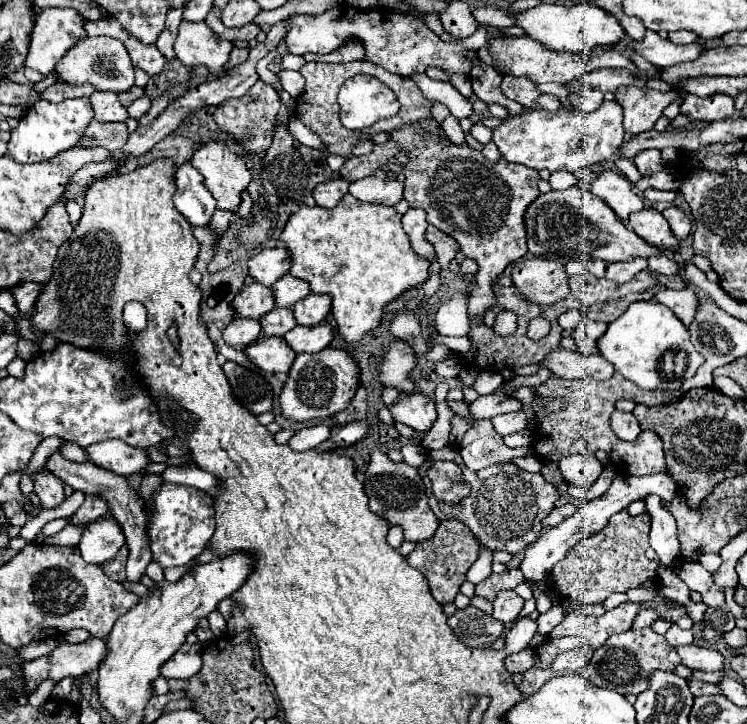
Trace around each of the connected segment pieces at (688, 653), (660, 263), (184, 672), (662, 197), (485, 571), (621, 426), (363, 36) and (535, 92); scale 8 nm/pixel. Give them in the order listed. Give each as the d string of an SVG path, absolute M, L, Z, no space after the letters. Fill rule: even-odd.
M681 645L677 647L681 663L689 669L703 669L703 671L721 671L723 669L723 655L715 649L707 649L701 645Z
M665 254L658 257L650 257L648 259L648 267L650 267L651 270L664 274L666 276L673 275L676 272L680 271L679 264L673 258L669 258Z
M183 645L175 657L171 657L167 663L161 667L161 675L167 679L189 679L201 669L201 649L199 647L189 647Z
M651 187L645 191L645 199L649 199L649 201L673 201L675 191L659 191L659 189Z
M481 547L481 555L479 559L471 565L471 569L467 571L467 581L471 581L473 585L485 581L491 575L491 551Z
M615 411L615 415L611 415L611 427L615 431L615 435L623 441L635 441L641 433L637 419L633 417L633 413L621 413Z
M345 3L337 5L321 15L291 15L287 19L287 49L295 55L311 53L327 53L339 47L349 39L359 39L365 45L365 59L381 65L383 69L397 75L411 75L415 71L425 71L429 65L451 71L451 73L467 73L469 63L463 59L467 53L465 47L457 43L441 41L425 23L417 21L411 15L397 13L391 9L375 7L375 9L355 9Z
M506 75L503 77L500 87L507 98L521 103L525 109L531 109L531 111L541 109L541 105L537 103L537 99L543 93L539 91L537 83L533 83L531 79Z

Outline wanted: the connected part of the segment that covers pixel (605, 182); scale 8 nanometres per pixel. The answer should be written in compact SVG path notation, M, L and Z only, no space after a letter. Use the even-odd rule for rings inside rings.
M613 169L595 171L595 179L589 183L589 191L605 199L619 219L627 219L629 213L643 209L643 201L633 193L629 179Z

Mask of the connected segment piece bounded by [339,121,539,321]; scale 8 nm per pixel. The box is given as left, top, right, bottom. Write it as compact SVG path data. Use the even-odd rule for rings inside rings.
M437 121L427 123L427 135L415 137L415 131L393 131L391 141L377 145L369 155L347 159L341 167L341 177L347 181L357 181L373 175L377 169L386 170L386 164L403 151L407 156L405 173L405 199L411 207L421 207L427 211L427 223L435 225L443 233L451 235L465 257L479 265L475 273L475 287L469 291L469 319L483 321L487 311L497 305L493 285L503 269L521 259L527 253L527 237L523 227L523 211L539 195L537 183L539 175L521 163L509 163L505 159L489 161L481 151L473 151L467 145L441 143L437 139ZM447 215L467 215L469 229L461 231L455 227Z

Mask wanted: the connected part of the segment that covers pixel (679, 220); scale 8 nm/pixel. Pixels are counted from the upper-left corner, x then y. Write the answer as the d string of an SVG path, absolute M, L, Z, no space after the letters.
M669 207L669 209L663 211L663 217L667 219L667 223L669 223L669 227L671 227L675 239L681 241L681 239L685 239L685 237L689 235L689 231L691 231L691 223L689 223L689 219L685 217L685 213L683 213L681 209L677 209L677 207Z

